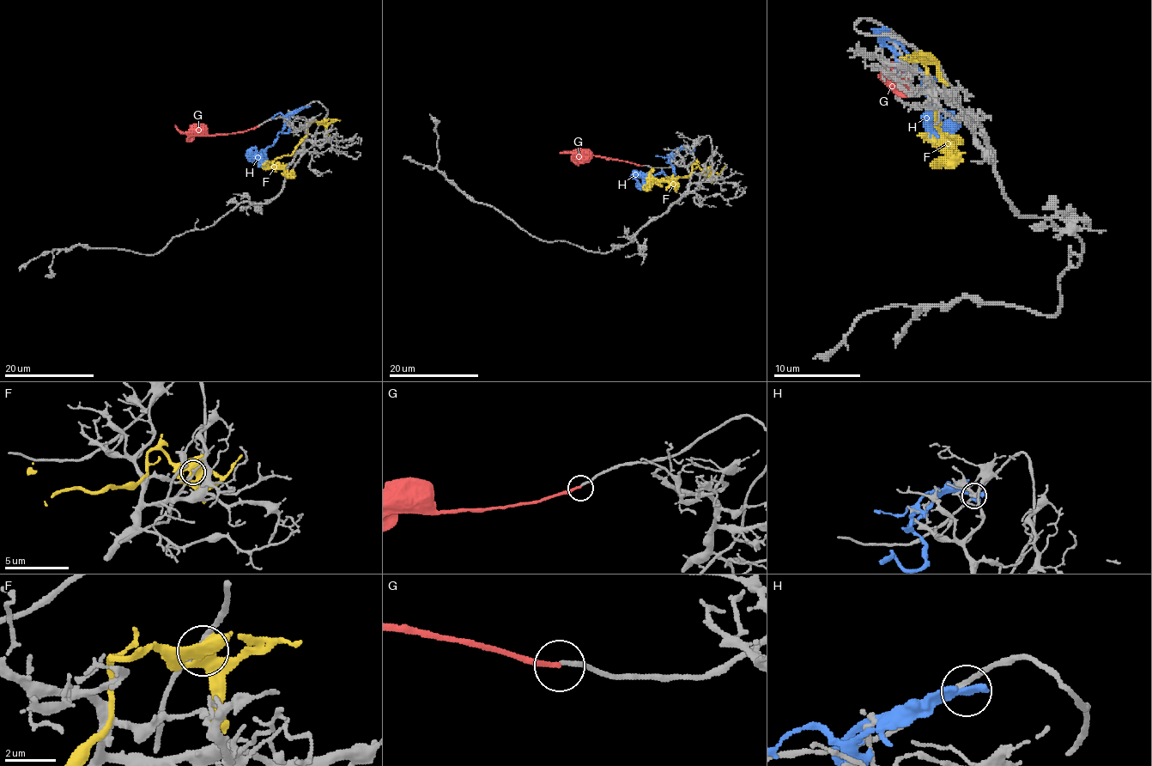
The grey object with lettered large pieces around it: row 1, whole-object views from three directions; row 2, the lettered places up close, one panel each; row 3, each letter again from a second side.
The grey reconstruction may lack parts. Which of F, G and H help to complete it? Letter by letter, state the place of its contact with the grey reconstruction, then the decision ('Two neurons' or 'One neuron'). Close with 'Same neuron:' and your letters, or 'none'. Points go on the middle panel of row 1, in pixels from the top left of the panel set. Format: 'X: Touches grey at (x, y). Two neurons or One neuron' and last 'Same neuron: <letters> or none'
F: Touches grey at (708, 172). Two neurons
G: Touches grey at (643, 166). Two neurons
H: Touches grey at (691, 150). Two neurons
Same neuron: none

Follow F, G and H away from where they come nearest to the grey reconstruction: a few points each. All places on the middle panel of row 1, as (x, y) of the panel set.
F: (708, 172), (697, 167), (688, 175), (659, 179), (667, 179), (676, 190), (676, 192)
G: (643, 165), (594, 155), (560, 153)
H: (691, 151), (679, 151), (669, 162), (673, 174), (668, 177), (662, 171), (649, 185), (642, 174), (634, 177)

